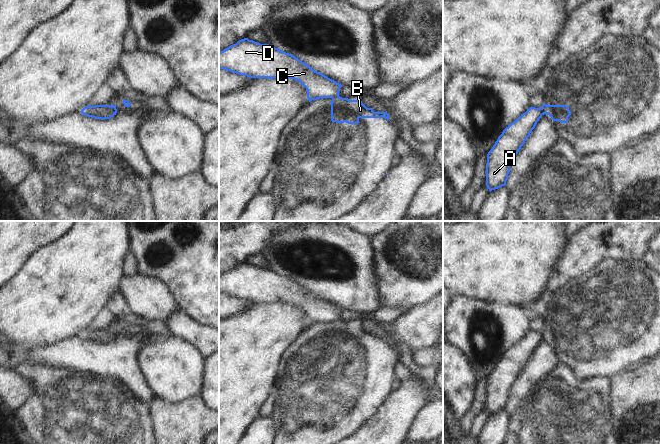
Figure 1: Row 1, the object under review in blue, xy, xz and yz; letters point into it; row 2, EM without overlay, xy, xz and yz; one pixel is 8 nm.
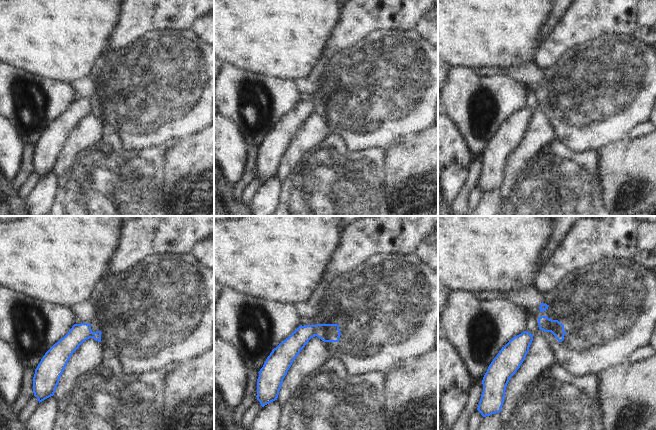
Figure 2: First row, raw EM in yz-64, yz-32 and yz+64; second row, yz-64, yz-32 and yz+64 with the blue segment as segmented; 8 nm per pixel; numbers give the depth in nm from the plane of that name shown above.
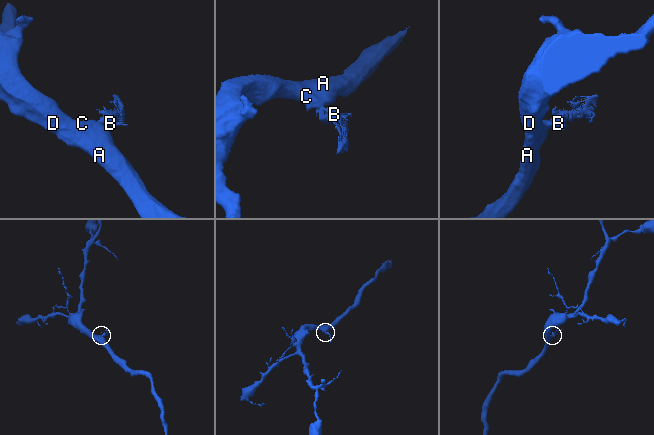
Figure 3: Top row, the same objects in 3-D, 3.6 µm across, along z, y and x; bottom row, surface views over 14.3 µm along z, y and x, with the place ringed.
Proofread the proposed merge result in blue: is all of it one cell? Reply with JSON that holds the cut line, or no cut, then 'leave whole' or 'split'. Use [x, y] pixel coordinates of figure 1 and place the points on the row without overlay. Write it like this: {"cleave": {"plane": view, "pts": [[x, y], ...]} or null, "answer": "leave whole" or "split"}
{"cleave": {"plane": "xz", "pts": [[338, 319], [332, 323]]}, "answer": "split"}

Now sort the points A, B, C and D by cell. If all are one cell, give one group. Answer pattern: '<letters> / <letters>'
A C D / B

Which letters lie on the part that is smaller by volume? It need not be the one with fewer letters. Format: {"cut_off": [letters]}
{"cut_off": ["B"]}

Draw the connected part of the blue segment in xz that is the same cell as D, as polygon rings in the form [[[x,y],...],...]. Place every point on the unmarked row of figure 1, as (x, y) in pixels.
[[[248,262],[219,276],[219,292],[249,302],[297,304],[306,312],[309,326],[320,322],[335,323],[342,311],[294,279]]]

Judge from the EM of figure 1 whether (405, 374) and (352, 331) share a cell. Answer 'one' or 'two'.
two

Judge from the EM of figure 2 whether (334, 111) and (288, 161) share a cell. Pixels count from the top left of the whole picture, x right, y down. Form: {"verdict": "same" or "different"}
{"verdict": "different"}

